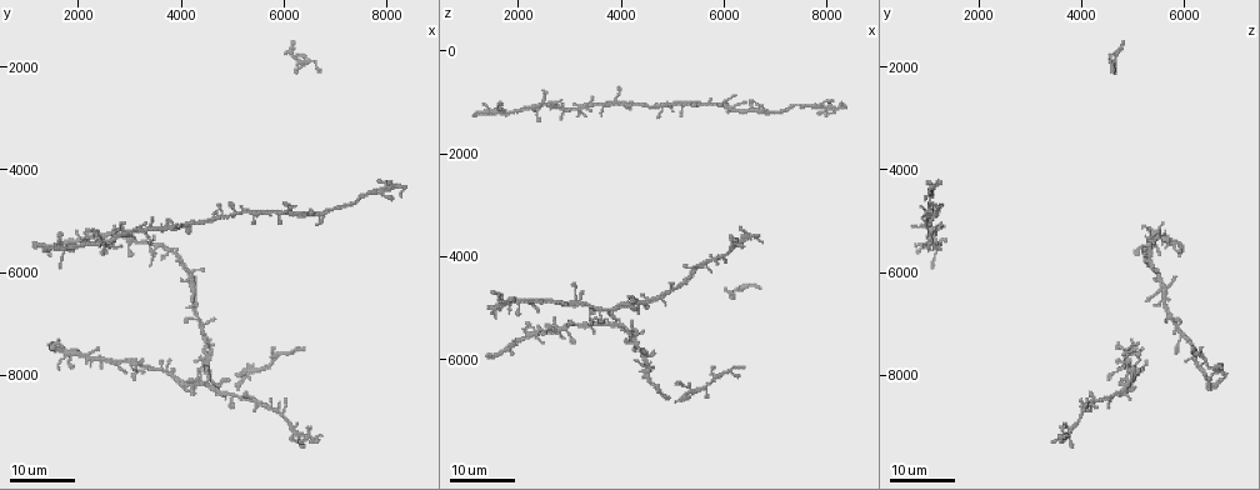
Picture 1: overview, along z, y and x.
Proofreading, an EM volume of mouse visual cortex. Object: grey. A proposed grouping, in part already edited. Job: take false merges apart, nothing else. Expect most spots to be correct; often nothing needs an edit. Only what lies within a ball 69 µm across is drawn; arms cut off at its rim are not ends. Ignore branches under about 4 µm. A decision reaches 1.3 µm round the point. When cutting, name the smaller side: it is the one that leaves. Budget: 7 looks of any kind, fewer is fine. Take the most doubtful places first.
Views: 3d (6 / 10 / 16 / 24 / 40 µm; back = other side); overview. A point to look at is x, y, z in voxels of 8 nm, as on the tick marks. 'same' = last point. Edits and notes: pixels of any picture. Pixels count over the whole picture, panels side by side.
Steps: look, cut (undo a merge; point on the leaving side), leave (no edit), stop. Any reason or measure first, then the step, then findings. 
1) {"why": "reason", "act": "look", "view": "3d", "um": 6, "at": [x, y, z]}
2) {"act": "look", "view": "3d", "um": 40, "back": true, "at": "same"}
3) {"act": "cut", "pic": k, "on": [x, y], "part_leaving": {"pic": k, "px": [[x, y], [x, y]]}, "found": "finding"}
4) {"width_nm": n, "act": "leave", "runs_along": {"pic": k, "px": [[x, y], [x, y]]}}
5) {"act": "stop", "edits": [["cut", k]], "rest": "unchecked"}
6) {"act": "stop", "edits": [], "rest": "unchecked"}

{"why": "four-way junction", "act": "look", "view": "3d", "um": 24, "at": [2900, 5250, 1150]}

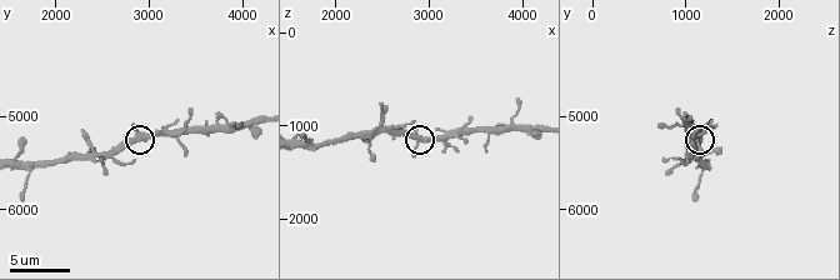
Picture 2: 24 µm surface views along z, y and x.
{"act": "look", "view": "3d", "um": 6, "at": [2950, 5250, 1150]}

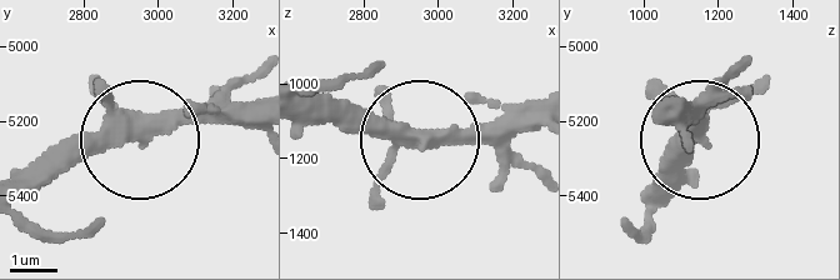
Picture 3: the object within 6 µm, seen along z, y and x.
{"width_nm": 350, "act": "leave", "found": "continuous, no second neuron"}

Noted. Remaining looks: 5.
{"why": "looks like a crossing", "act": "look", "view": "3d", "um": 16, "at": [3850, 5600, 5300]}

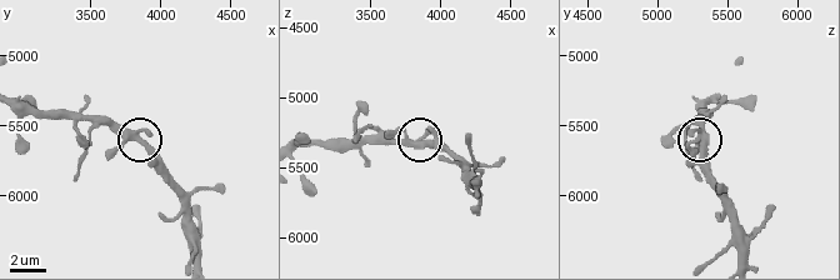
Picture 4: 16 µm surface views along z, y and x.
{"act": "look", "view": "3d", "um": 6, "at": [3820, 5580, 5320]}

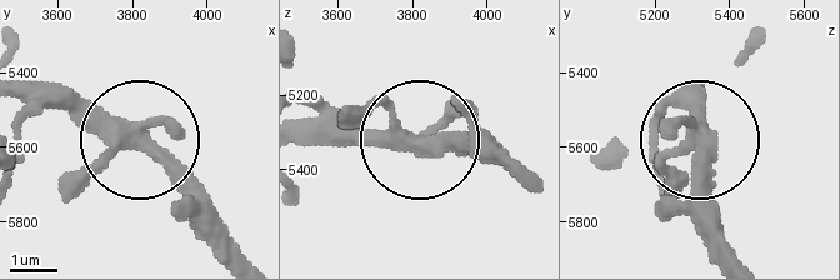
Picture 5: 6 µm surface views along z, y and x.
{"side_arm_um": 40, "arms": 4, "act": "leave", "found": "all the same neuron"}

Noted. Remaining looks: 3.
{"why": "two arms in line, one across", "act": "look", "view": "3d", "um": 16, "at": [6050, 7600, 6250]}

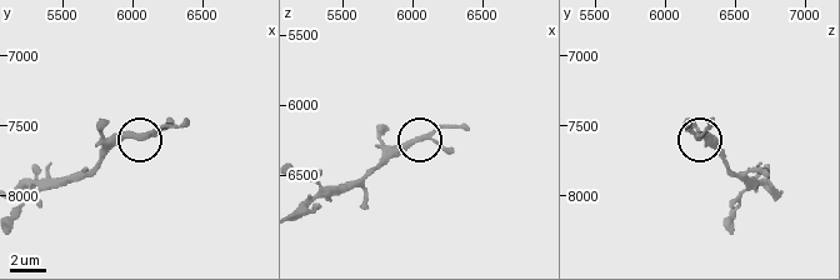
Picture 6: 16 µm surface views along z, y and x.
{"why": "zoom in", "act": "look", "view": "3d", "um": 6, "at": [6080, 7580, 6240]}

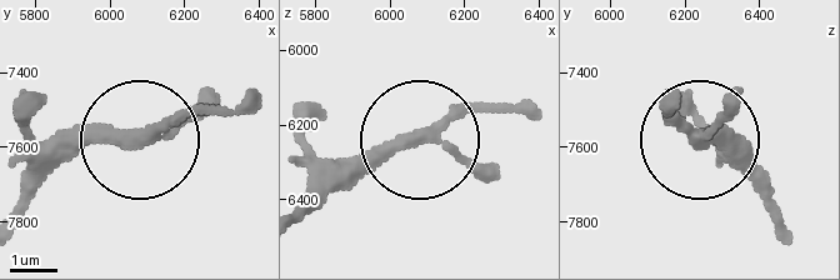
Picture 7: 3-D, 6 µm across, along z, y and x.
{"width_nm": 240, "act": "leave", "runs_along": {"pic": 7, "px": [[310, 210], [370, 154], [510, 106]]}, "found": "one neuron here"}

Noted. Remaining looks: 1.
{"act": "stop", "edits": [], "rest": "unchecked"}

